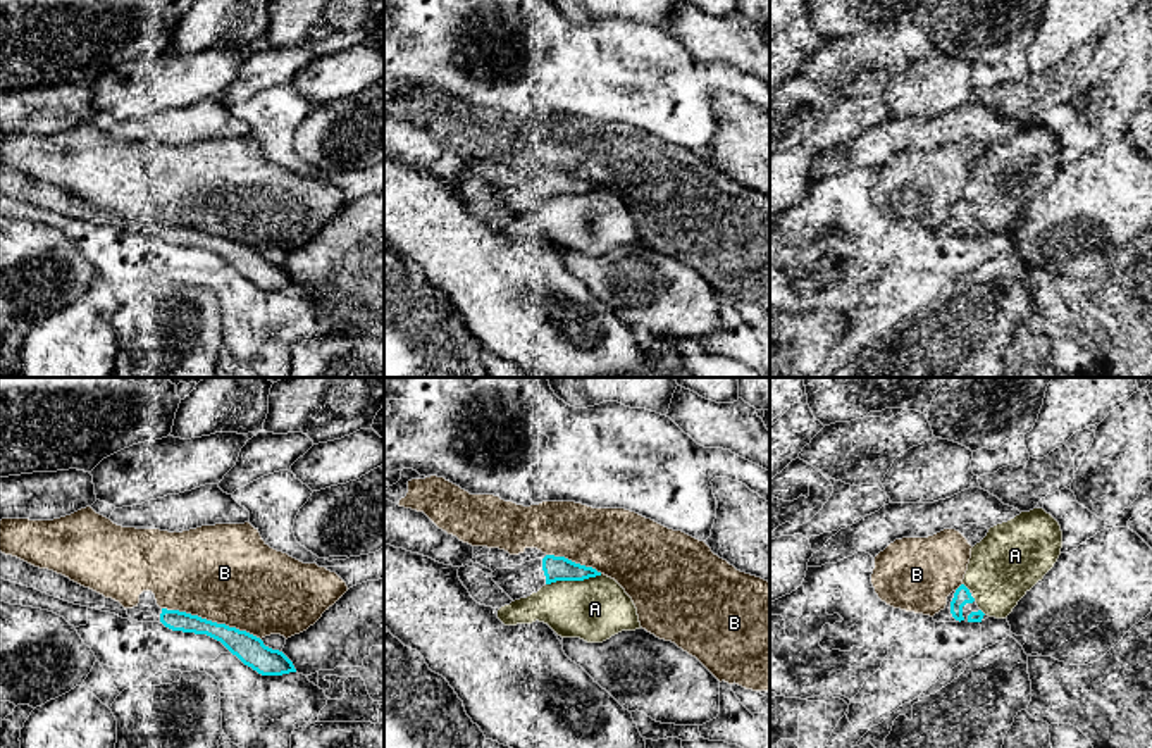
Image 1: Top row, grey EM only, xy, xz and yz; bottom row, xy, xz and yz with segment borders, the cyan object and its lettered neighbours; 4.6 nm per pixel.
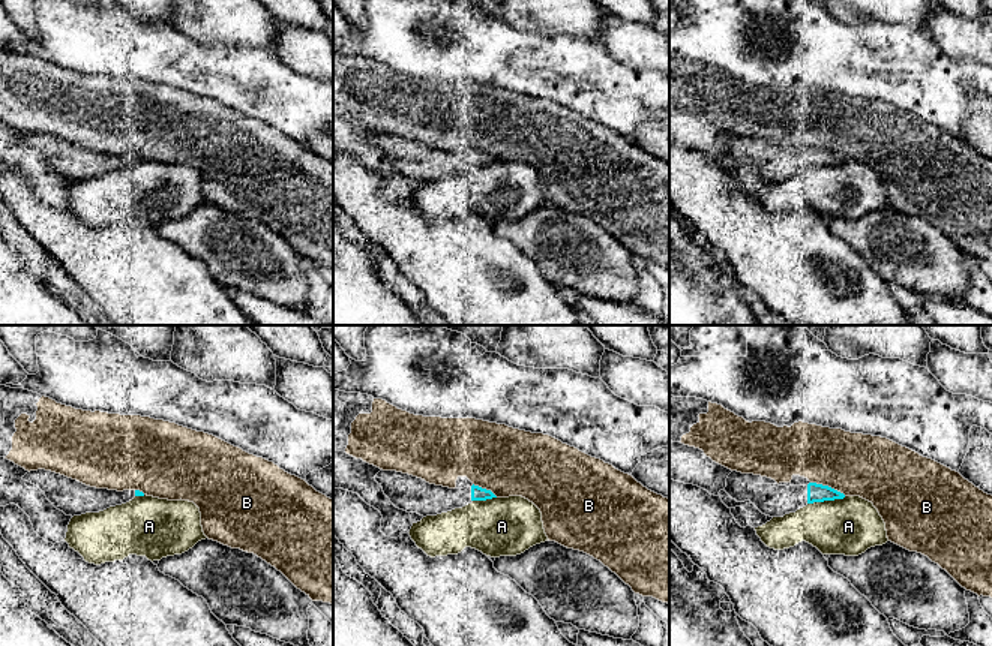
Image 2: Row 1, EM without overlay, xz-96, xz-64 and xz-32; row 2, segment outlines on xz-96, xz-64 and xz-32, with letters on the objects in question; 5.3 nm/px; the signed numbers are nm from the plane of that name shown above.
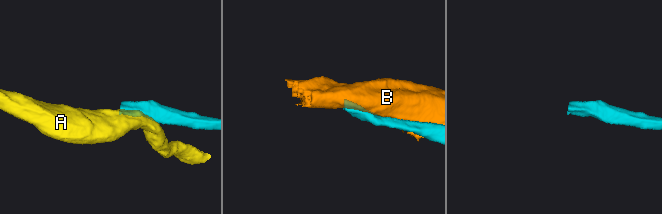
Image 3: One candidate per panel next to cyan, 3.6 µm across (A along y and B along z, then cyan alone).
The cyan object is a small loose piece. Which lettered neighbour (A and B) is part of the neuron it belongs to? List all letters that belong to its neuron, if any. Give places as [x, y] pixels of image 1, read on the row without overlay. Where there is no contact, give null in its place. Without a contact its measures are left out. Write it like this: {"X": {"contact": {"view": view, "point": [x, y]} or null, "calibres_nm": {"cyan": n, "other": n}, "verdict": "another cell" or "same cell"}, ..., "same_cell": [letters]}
{"A": {"contact": {"view": "xz", "point": [574, 193]}, "calibres_nm": {"cyan": 110, "other": 300}, "verdict": "another cell"}, "B": {"contact": {"view": "xy", "point": [210, 235]}, "calibres_nm": {"cyan": 140, "other": 460}, "verdict": "another cell"}, "same_cell": []}

